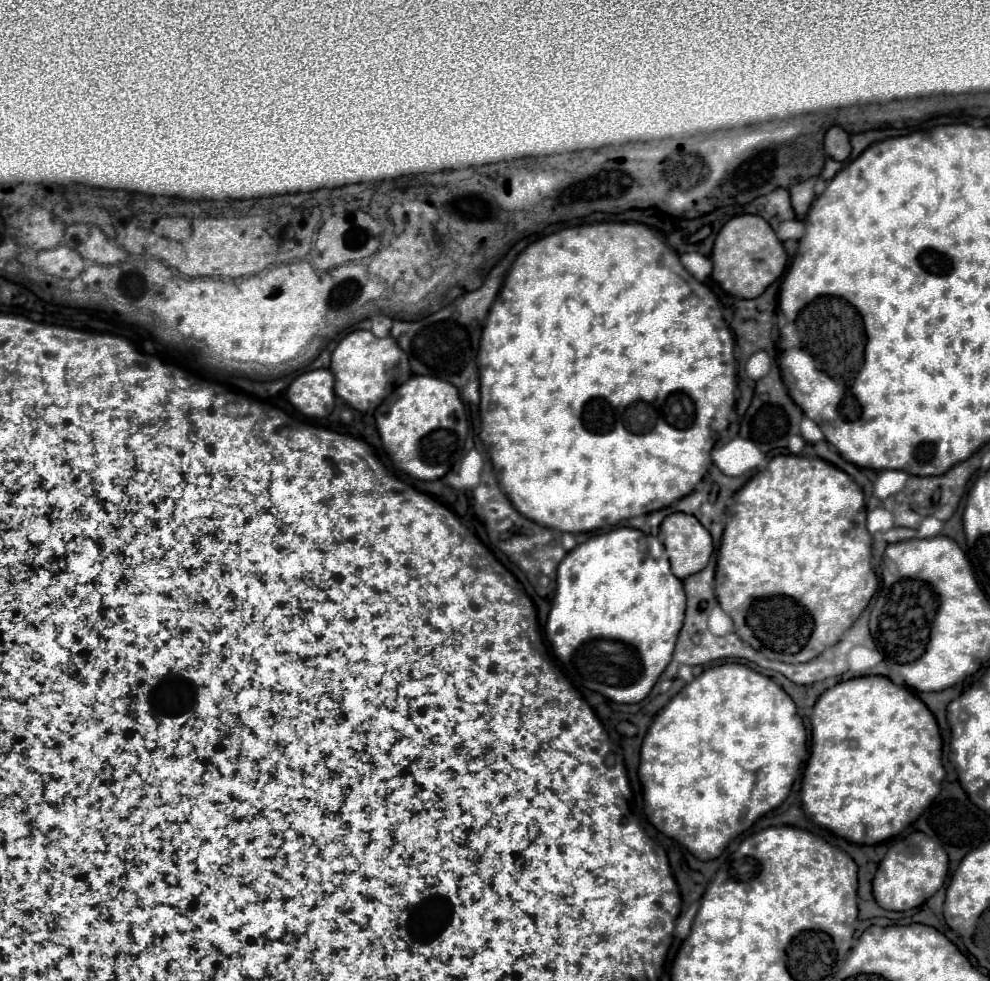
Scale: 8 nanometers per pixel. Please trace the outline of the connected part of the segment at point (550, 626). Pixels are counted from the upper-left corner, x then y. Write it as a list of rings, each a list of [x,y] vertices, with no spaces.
[[[619,527],[595,535],[565,555],[555,582],[545,633],[555,657],[571,673],[567,677],[617,703],[639,703],[645,699],[669,665],[685,619],[683,581],[671,573],[663,544],[657,537],[633,527]]]

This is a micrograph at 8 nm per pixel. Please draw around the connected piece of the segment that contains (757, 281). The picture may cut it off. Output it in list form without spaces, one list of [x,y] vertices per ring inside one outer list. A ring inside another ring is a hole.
[[[737,215],[719,231],[713,253],[713,279],[731,295],[741,299],[759,297],[785,271],[787,255],[769,223],[759,215]]]

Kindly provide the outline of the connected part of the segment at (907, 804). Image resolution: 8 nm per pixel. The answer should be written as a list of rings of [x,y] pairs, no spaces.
[[[857,677],[857,679],[849,679],[849,681],[841,681],[835,687],[827,689],[815,703],[813,707],[813,715],[811,715],[811,757],[807,761],[805,773],[803,773],[803,785],[801,785],[801,805],[806,818],[813,824],[826,829],[838,837],[843,837],[851,843],[855,843],[860,847],[865,845],[877,845],[883,843],[891,837],[897,837],[907,825],[911,825],[929,805],[931,801],[939,795],[941,789],[941,781],[945,777],[945,769],[941,765],[941,735],[939,735],[939,727],[935,717],[931,715],[931,711],[927,709],[927,705],[917,699],[907,687],[903,685],[895,685],[891,679],[887,677]]]

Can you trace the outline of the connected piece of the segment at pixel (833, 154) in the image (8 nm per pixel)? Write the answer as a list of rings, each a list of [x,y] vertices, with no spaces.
[[[831,127],[825,135],[825,153],[835,161],[845,161],[851,153],[849,135],[841,127]]]

